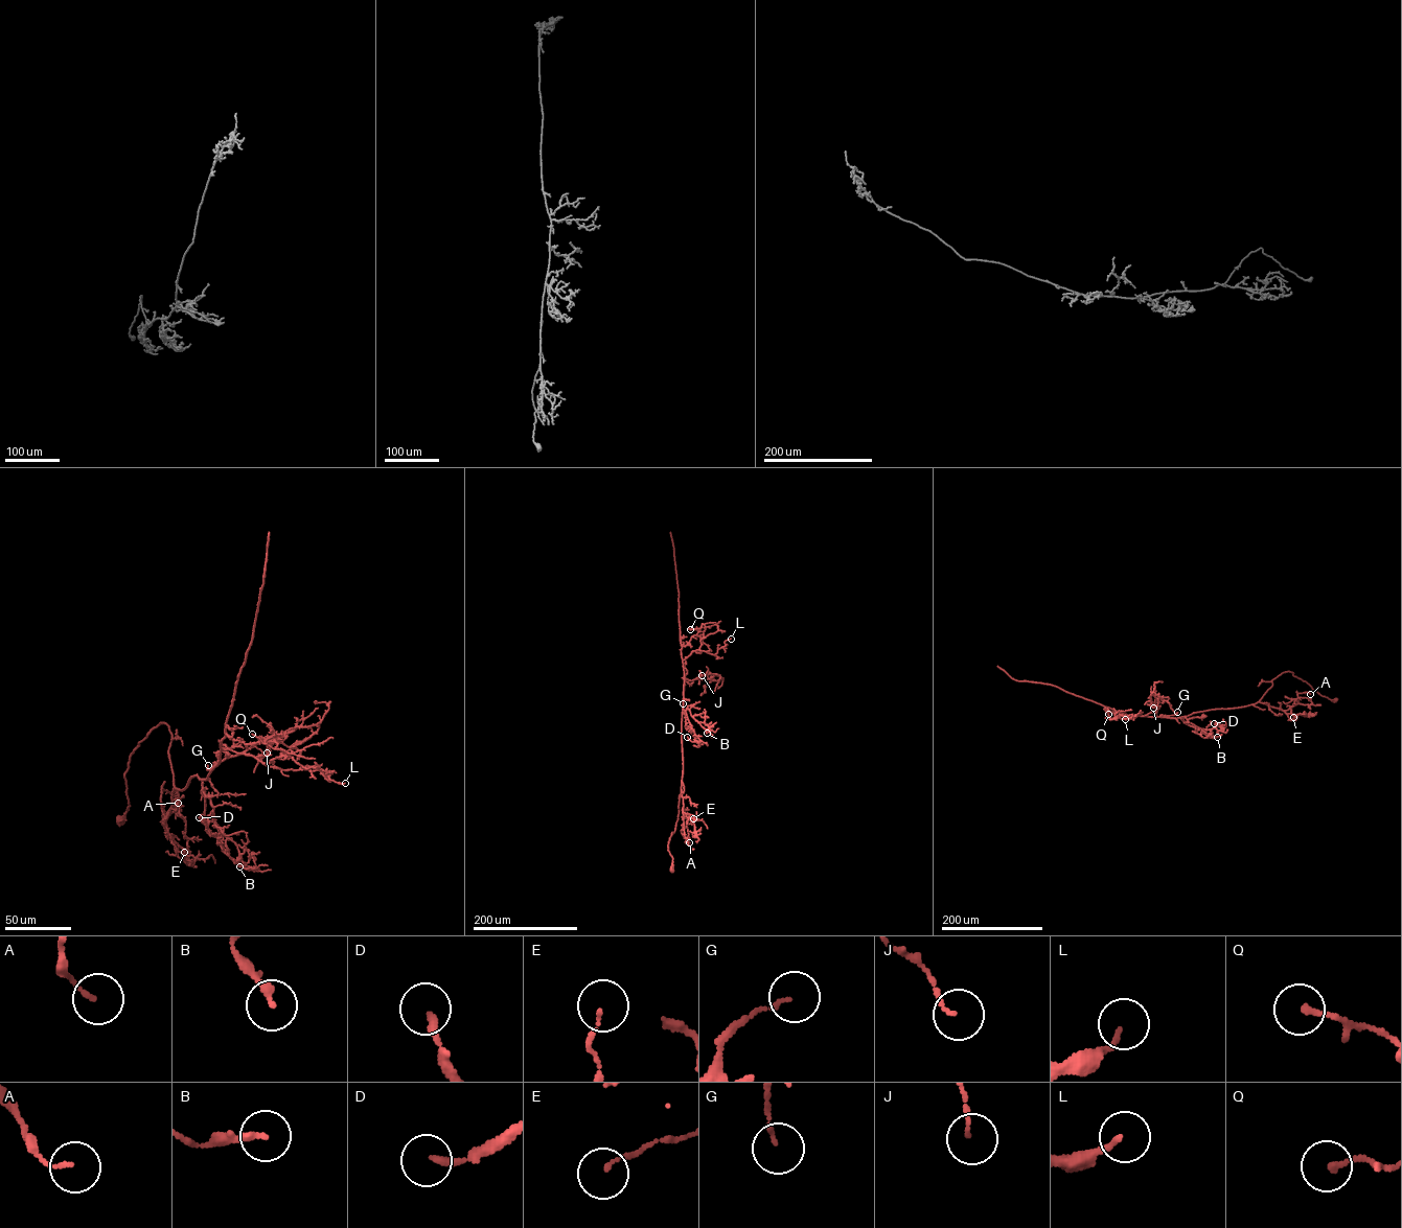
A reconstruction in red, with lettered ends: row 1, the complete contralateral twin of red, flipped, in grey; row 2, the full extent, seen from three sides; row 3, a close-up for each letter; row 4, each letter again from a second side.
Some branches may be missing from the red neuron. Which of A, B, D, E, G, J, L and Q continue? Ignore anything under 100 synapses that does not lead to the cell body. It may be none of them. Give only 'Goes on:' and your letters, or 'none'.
Goes on: none

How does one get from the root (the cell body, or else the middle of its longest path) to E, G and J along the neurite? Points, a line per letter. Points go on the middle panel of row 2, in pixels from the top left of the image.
E: (671, 870), (672, 858), (668, 844), (677, 819), (681, 789), (683, 811), (692, 821), (693, 818)
G: (671, 870), (672, 858), (667, 850), (677, 819), (681, 791), (683, 703)
J: (671, 870), (672, 858), (667, 850), (677, 819), (681, 791), (684, 680), (702, 675)

